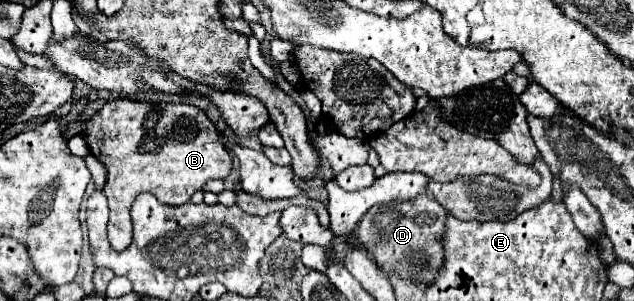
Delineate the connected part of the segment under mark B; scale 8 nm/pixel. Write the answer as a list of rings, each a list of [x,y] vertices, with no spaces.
[[[114,98],[108,100],[92,118],[80,120],[80,134],[84,136],[90,152],[104,160],[102,164],[108,170],[104,194],[110,204],[110,222],[108,222],[108,238],[114,250],[124,250],[132,242],[132,222],[130,222],[130,206],[140,192],[150,192],[160,198],[168,206],[186,204],[196,190],[210,178],[224,180],[232,170],[232,156],[226,150],[220,134],[216,132],[214,122],[206,116],[204,110],[192,104],[174,104],[174,102],[146,102],[146,100],[130,100],[130,98]]]

